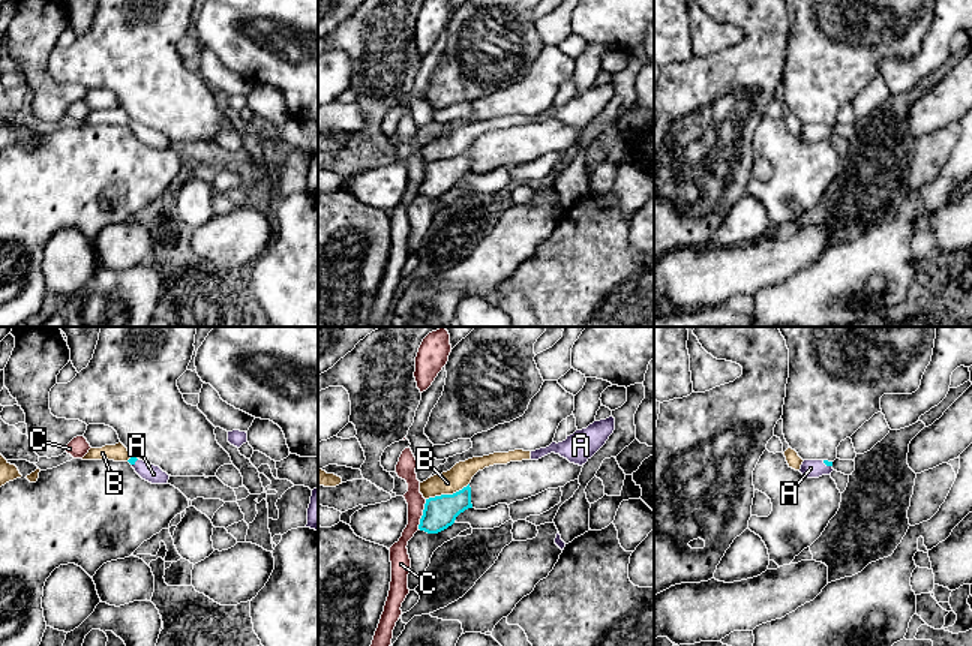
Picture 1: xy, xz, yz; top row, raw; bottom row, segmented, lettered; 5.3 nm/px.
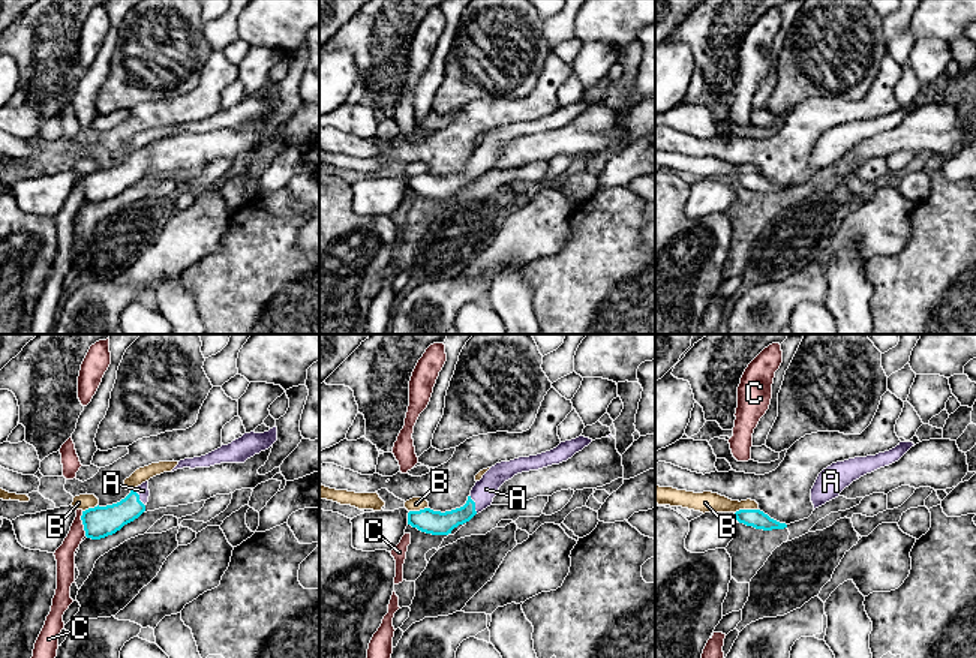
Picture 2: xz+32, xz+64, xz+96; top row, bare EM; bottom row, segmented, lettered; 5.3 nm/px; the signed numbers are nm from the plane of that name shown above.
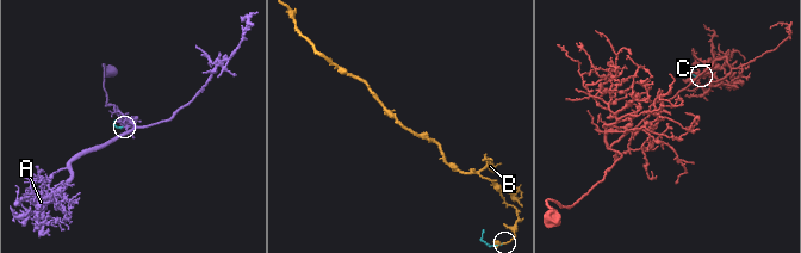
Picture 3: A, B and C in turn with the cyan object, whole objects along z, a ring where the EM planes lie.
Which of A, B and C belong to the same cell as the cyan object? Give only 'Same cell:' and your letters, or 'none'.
Same cell: A

